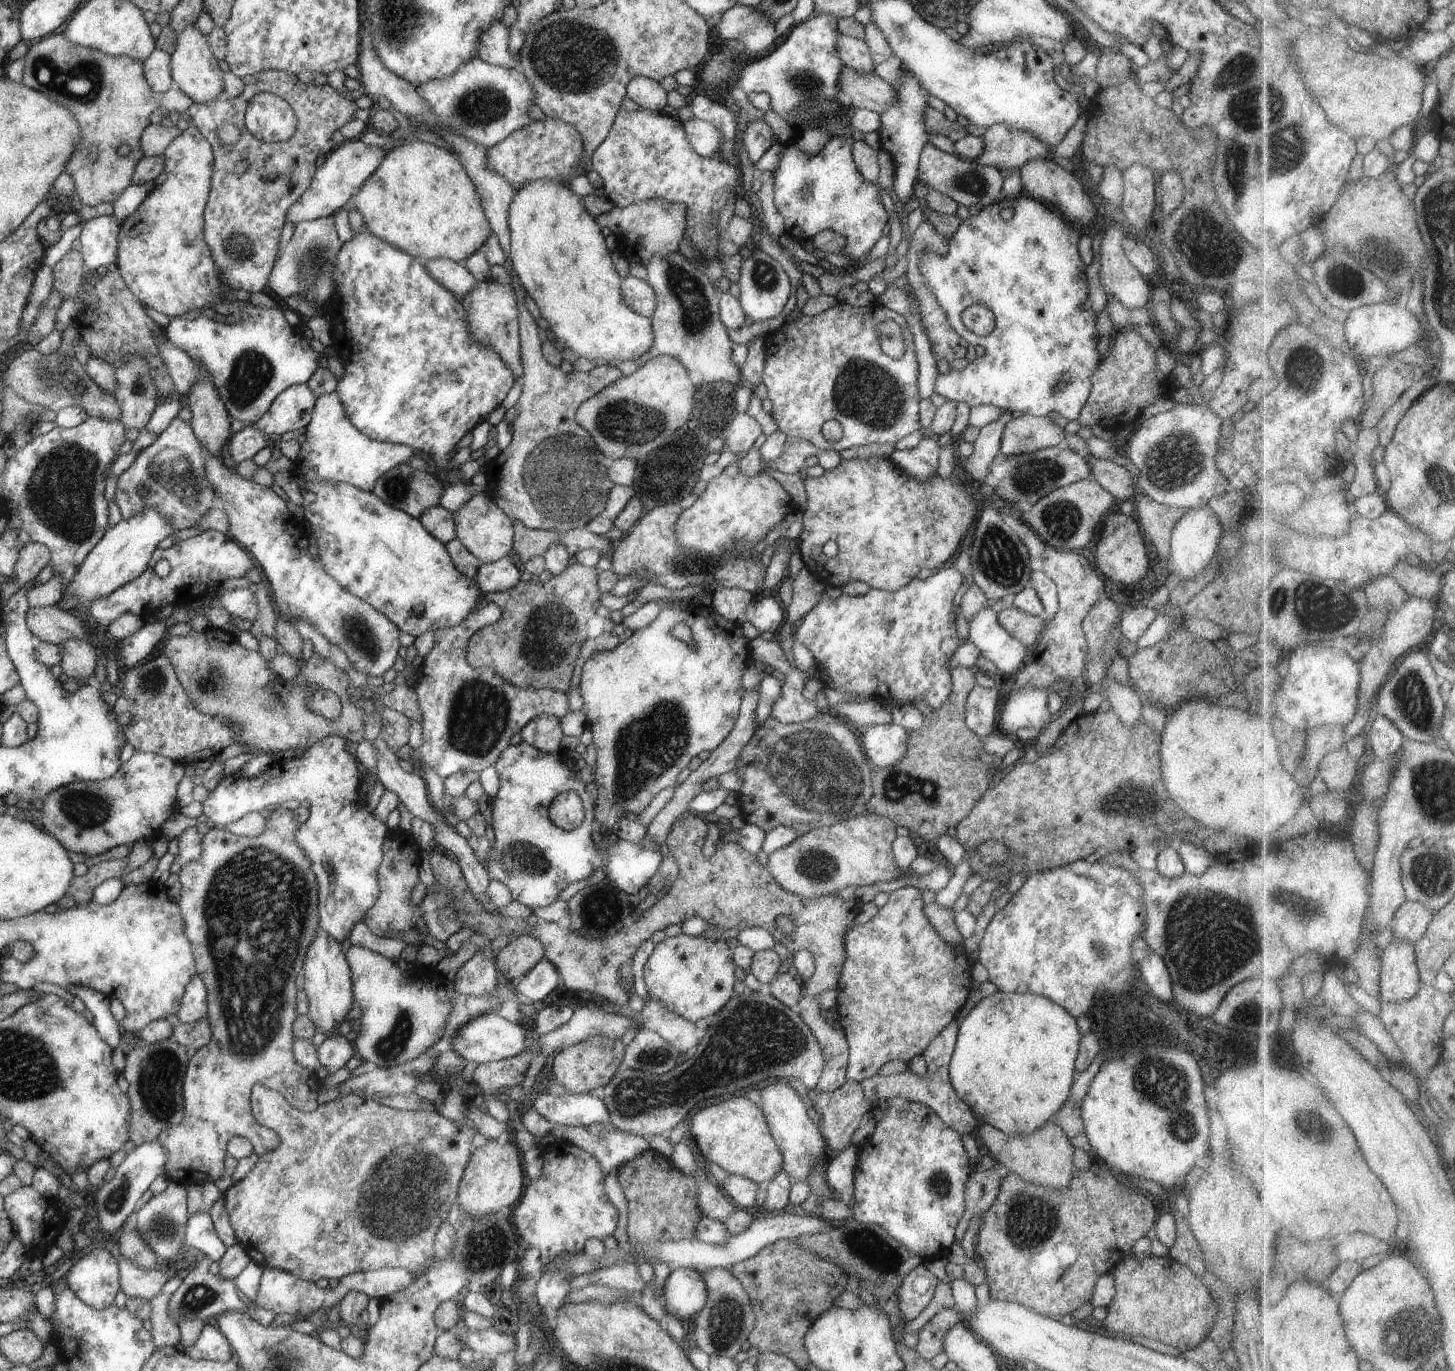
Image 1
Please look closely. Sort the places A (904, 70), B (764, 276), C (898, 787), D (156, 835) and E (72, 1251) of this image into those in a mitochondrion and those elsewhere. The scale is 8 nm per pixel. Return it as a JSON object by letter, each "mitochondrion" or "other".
{"A":"other","B":"mitochondrion","C":"mitochondrion","D":"other","E":"other"}

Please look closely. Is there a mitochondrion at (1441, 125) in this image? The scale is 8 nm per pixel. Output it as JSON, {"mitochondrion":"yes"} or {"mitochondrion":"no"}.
{"mitochondrion":"no"}

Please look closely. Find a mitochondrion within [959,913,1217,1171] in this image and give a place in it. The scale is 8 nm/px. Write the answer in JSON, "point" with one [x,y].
{"point":[1162,1084]}

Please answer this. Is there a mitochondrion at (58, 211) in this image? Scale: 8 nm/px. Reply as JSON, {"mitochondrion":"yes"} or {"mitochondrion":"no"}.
{"mitochondrion":"no"}

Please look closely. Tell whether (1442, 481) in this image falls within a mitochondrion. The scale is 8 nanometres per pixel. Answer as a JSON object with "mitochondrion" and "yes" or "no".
{"mitochondrion":"yes"}

